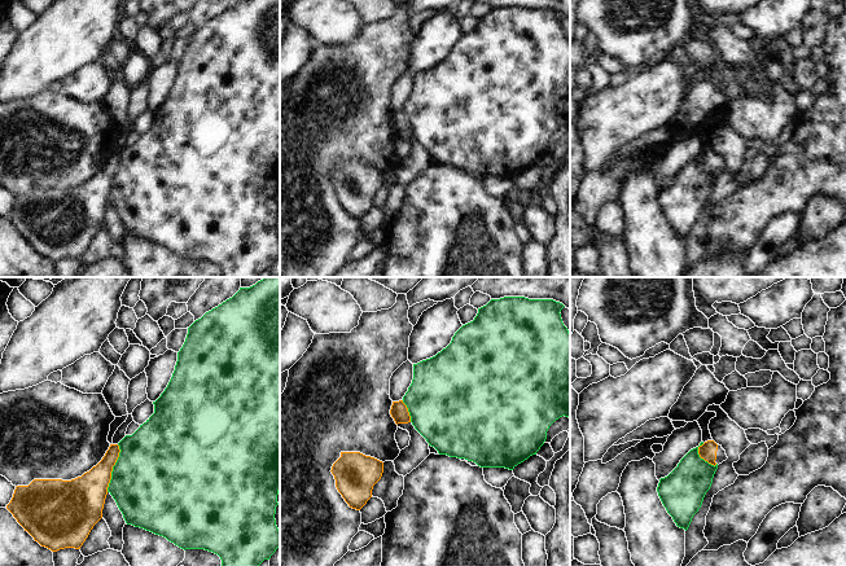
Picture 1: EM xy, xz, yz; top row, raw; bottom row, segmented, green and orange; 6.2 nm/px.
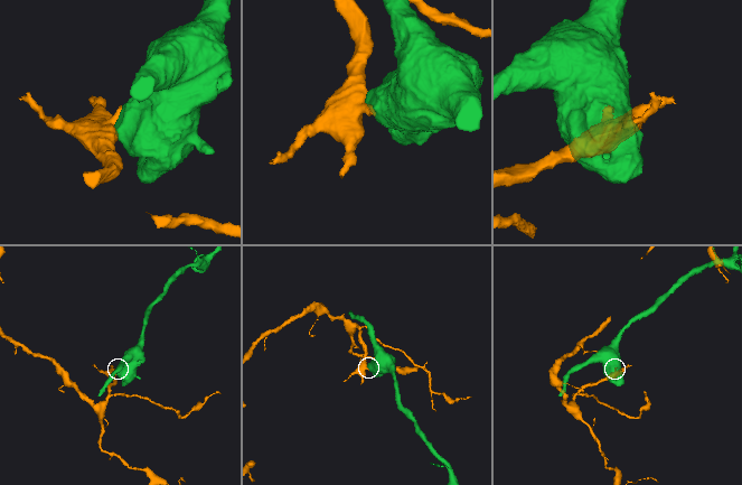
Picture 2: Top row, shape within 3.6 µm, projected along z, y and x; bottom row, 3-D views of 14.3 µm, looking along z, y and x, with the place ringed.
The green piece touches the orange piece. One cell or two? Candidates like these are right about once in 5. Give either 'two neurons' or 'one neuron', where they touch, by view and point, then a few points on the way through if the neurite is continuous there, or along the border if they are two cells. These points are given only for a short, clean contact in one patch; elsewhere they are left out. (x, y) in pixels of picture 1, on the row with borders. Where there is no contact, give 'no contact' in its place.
two neurons; meets green in xy at (113, 468)

